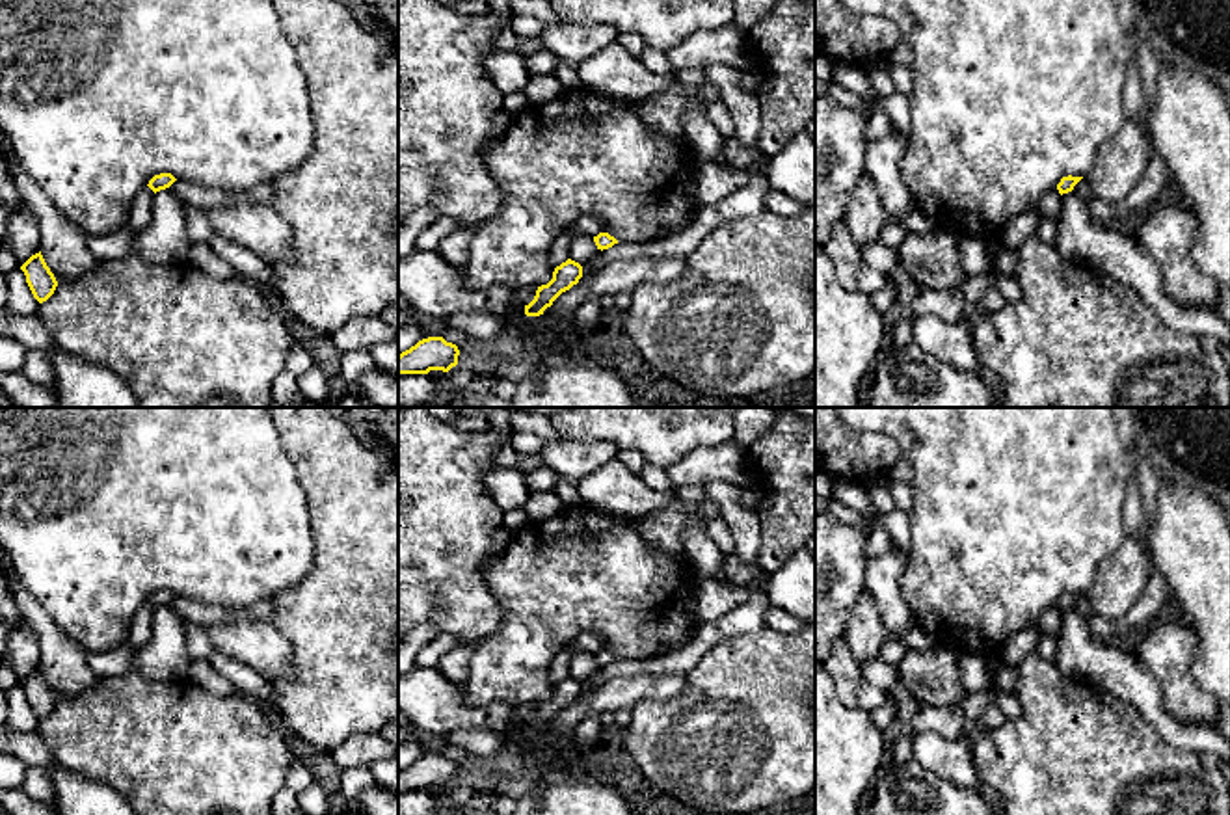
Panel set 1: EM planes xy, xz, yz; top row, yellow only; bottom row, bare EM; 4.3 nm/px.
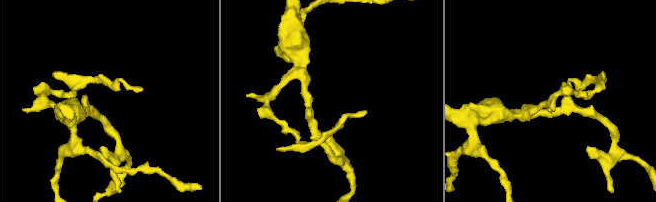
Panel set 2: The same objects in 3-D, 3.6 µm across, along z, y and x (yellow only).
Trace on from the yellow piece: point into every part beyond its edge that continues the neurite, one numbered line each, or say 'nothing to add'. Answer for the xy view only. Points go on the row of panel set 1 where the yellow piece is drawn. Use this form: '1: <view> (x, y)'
nothing to add

